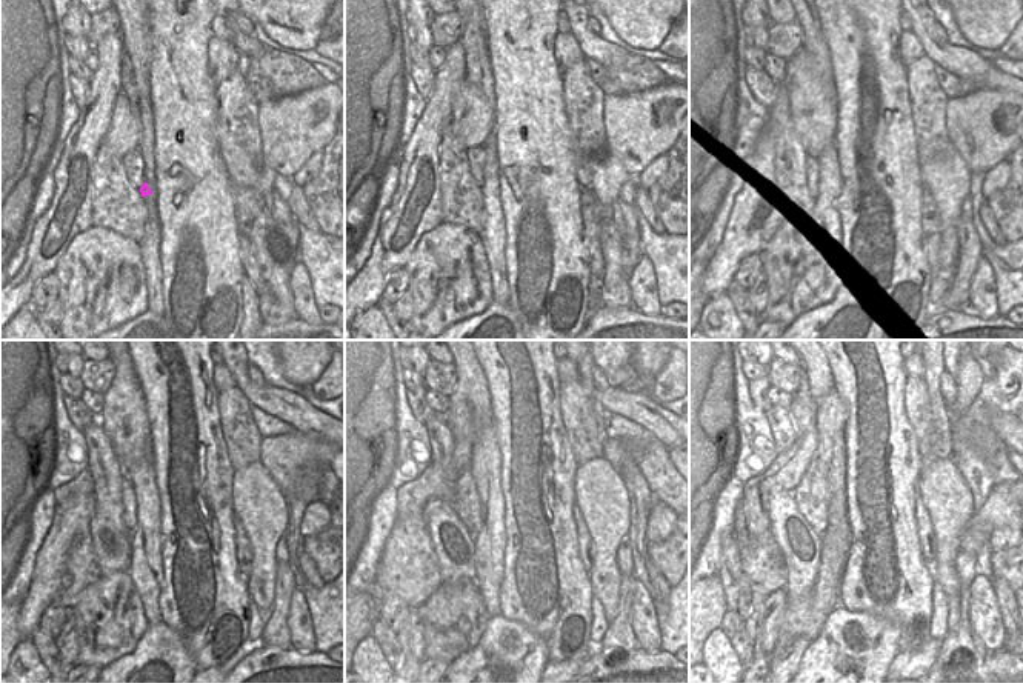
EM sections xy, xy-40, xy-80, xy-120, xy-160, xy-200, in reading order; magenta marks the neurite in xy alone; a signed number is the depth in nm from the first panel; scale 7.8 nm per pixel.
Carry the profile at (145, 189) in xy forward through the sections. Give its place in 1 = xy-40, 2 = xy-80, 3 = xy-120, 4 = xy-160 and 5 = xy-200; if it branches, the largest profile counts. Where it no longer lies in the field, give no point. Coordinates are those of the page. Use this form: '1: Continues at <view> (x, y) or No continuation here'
1: Continues at xy-40 (491, 165)
2: Continues at xy-80 (831, 177)
3: Continues at xy-120 (142, 477)
4: Continues at xy-160 (485, 465)
5: Continues at xy-200 (831, 416).

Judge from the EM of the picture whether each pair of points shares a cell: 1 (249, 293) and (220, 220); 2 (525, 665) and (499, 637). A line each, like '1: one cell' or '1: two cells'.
1: two cells
2: one cell

